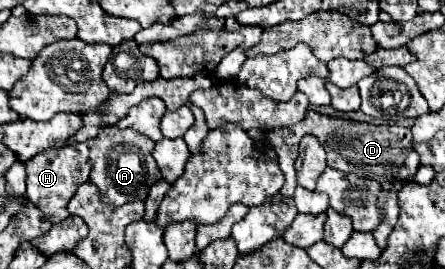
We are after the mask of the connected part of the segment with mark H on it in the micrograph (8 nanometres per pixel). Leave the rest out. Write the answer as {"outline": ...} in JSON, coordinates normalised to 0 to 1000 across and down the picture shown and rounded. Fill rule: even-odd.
{"outline":[[[164,535],[128,558],[97,558],[61,610],[61,736],[83,766],[119,833],[155,810],[151,751],[164,736],[169,706],[200,669],[200,550],[196,535]]]}

